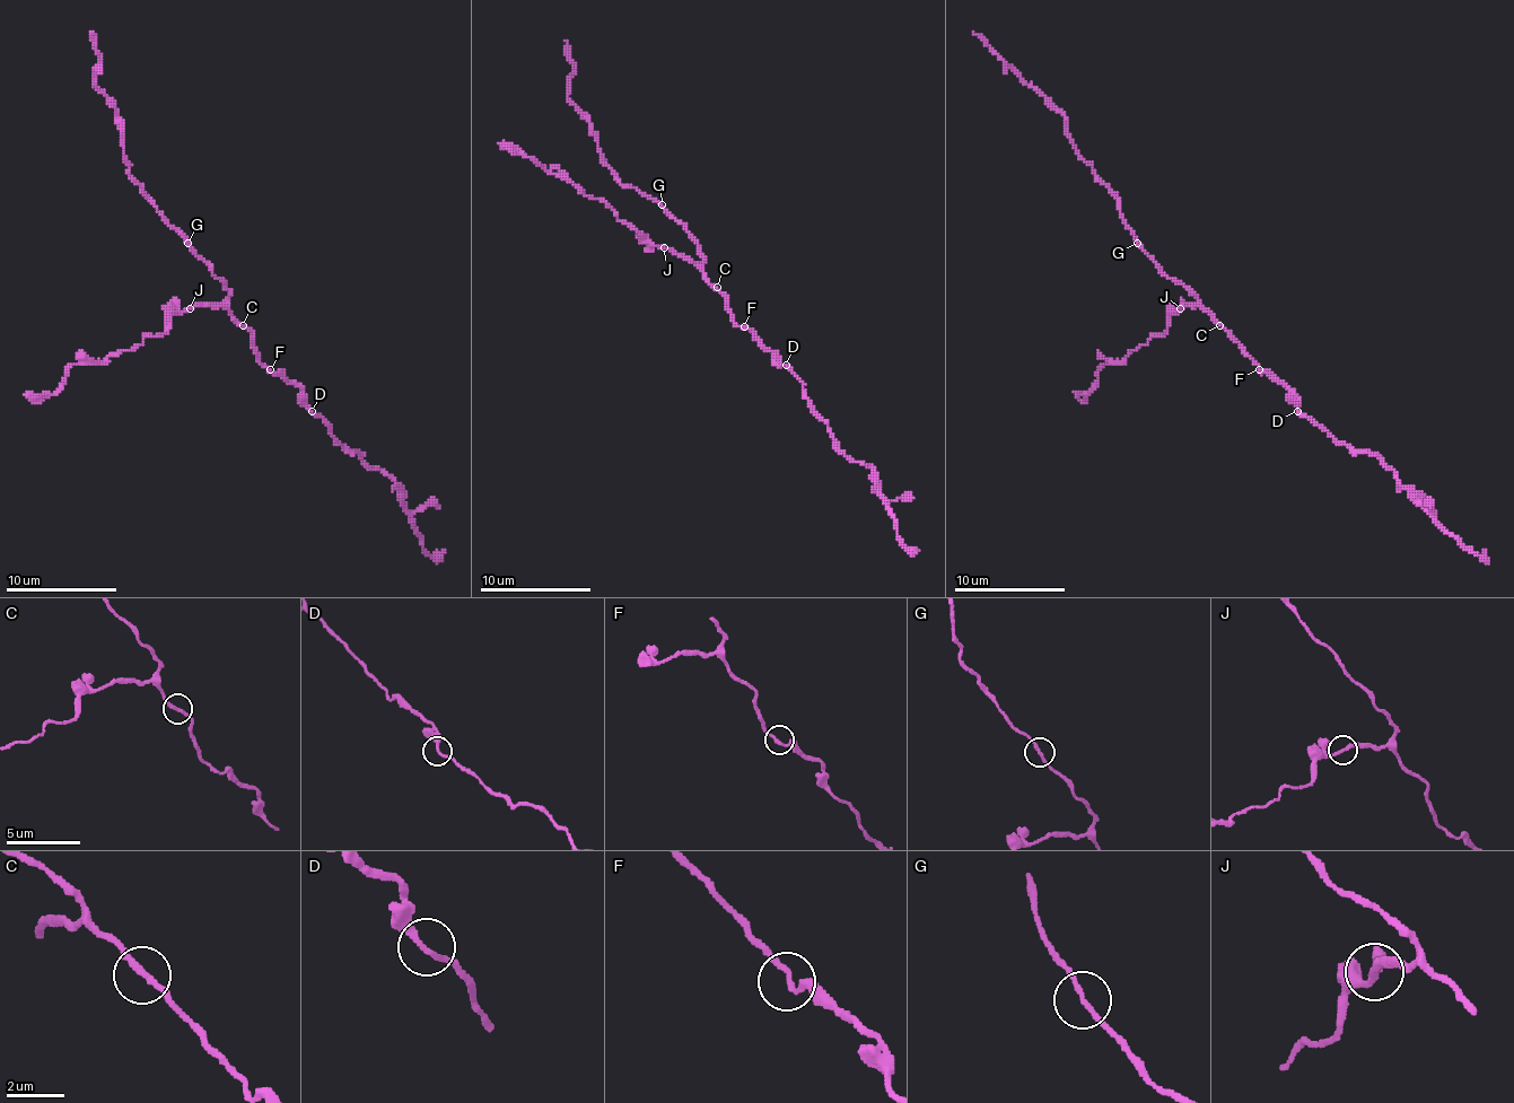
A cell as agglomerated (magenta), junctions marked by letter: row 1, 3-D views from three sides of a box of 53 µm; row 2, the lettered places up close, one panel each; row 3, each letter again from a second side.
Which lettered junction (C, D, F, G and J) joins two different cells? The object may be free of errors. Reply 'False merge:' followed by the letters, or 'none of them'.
False merge: none of them

